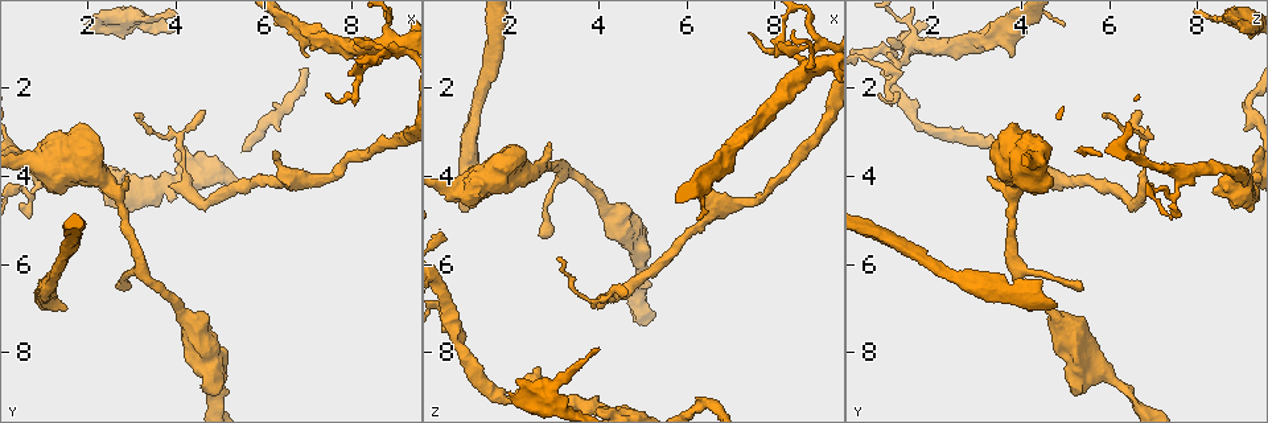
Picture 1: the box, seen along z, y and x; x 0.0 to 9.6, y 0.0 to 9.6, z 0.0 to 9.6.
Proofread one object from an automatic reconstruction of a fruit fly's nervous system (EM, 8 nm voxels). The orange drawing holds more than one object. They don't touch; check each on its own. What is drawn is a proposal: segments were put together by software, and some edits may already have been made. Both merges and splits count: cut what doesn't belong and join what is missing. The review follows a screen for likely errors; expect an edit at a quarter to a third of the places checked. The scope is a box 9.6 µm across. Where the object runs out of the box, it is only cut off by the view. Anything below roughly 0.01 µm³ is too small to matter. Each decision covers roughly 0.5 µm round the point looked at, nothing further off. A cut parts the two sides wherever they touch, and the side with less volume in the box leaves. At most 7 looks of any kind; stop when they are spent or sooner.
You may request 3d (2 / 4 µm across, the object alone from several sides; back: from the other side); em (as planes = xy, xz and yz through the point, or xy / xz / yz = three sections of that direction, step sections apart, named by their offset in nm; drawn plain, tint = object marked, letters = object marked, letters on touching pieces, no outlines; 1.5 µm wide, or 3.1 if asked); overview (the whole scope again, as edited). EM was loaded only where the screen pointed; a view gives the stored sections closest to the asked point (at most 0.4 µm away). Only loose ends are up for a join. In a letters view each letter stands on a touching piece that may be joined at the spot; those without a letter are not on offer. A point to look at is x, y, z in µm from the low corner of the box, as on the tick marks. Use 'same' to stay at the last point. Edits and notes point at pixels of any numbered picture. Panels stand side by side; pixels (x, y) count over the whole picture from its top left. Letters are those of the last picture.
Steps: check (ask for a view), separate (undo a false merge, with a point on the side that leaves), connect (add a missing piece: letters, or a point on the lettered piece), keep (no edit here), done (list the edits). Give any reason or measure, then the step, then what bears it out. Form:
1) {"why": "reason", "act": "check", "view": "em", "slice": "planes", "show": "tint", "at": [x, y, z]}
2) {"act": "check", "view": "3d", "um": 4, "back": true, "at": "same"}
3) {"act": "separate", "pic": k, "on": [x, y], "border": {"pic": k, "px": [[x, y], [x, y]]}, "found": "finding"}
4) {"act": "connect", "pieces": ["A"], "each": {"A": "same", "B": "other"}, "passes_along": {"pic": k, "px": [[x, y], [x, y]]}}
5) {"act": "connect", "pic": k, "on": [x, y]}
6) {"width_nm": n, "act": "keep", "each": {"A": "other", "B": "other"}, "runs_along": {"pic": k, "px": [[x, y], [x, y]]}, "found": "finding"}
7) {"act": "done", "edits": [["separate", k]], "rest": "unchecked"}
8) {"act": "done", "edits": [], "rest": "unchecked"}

{"why": "free end", "act": "check", "view": "3d", "um": 2, "at": [1.90, 0.60, 8.85]}

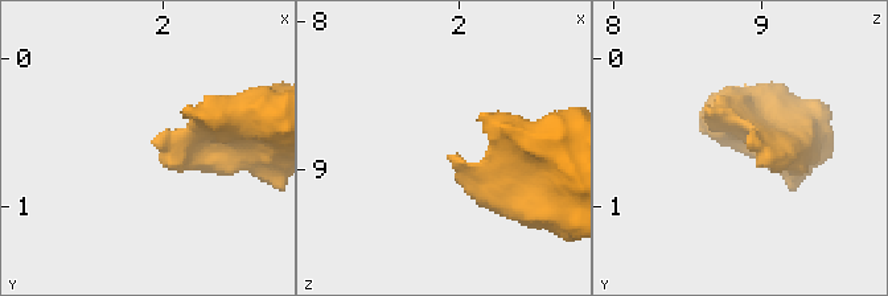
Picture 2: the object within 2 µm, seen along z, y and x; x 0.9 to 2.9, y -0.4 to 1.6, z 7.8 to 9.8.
{"act": "check", "view": "em", "slice": "planes", "show": "letters", "at": [1.94, 0.60, 8.90]}

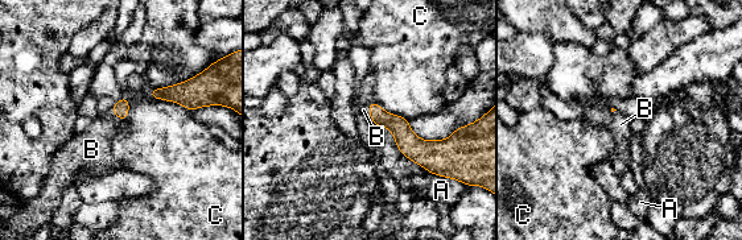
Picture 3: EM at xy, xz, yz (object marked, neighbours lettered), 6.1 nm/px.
{"longest_contact_nm": ["C", 280], "act": "connect", "pieces": ["B"], "each": {"A": "other", "B": "same", "C": "other"}, "found": "the cell continues"}

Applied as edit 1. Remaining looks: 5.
{"act": "check", "view": "em", "slice": "planes", "show": "letters", "at": [0.80, 4.00, 7.80]}

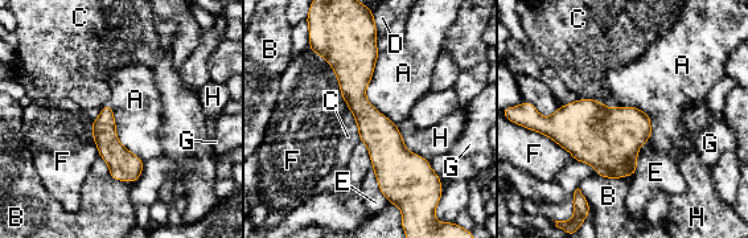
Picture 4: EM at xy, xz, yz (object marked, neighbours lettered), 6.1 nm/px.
{"act": "keep", "each": {"A": "other", "B": "other", "C": "other", "D": "other", "E": "other", "F": "other", "G": "other", "H": "other"}, "border": {"pic": 4, "px": [[534, 131], [549, 136], [575, 160]]}, "found": "all the same cell"}

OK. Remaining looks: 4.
{"why": "free end", "act": "check", "view": "em", "slice": "yz", "step": 4, "show": "tint", "at": [2.90, 4.00, 3.30]}

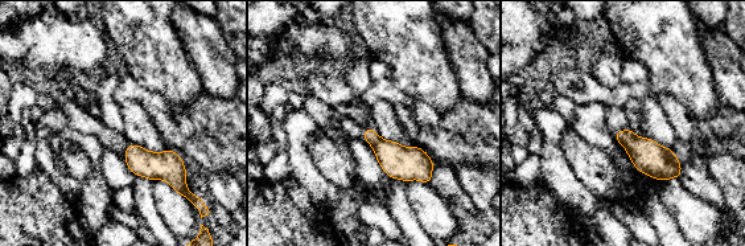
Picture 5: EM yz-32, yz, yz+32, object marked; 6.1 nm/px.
{"act": "check", "view": "em", "slice": "planes", "show": "letters", "at": "same"}

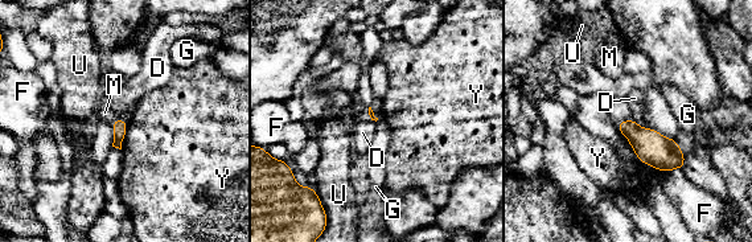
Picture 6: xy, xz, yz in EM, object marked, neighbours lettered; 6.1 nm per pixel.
{"act": "connect", "pieces": ["M"], "each": {"D": "other", "F": "other", "G": "other", "M": "same", "U": "other", "Y": "other"}, "passes_along": {"pic": 6, "px": [[119, 126], [114, 120], [105, 113]]}, "found": "the cell continues"}

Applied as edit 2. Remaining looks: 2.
{"act": "done", "edits": [["connect", 3], ["connect", 6]], "rest": "unchecked"}

